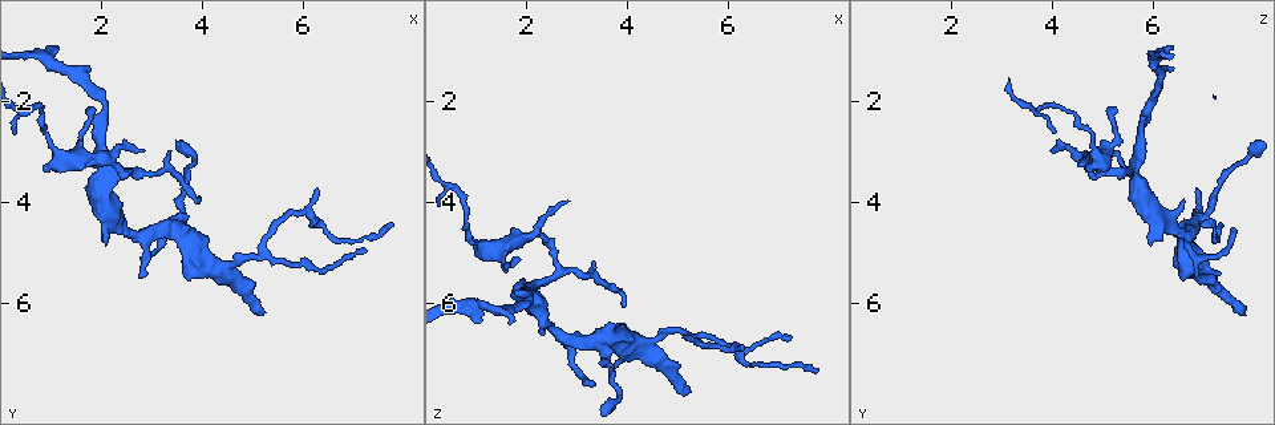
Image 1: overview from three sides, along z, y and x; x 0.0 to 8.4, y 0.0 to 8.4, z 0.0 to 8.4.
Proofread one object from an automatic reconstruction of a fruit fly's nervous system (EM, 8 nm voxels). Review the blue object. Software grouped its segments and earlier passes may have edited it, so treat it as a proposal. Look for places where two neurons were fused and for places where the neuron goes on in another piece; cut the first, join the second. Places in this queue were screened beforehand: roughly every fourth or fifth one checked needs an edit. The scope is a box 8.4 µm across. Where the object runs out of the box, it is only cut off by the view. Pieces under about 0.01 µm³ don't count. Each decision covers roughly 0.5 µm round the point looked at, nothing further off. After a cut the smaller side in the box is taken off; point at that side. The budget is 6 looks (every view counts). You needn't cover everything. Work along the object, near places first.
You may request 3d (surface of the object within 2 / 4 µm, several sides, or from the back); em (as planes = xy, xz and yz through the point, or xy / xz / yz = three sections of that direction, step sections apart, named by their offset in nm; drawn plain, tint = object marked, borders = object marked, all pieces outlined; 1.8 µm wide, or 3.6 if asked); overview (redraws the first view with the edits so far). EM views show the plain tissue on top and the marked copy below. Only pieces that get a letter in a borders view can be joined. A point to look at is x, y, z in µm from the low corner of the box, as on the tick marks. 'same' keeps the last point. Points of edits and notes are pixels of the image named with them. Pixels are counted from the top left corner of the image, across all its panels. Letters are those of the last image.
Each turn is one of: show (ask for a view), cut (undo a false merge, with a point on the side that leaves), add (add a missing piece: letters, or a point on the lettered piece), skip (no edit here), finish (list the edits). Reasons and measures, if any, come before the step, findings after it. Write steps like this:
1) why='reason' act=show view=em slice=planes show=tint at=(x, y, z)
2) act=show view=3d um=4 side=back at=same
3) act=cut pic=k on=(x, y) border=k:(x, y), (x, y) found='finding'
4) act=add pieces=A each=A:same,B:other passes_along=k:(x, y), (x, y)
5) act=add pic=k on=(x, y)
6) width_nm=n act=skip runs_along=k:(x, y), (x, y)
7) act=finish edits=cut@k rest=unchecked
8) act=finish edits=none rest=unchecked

why='a fork' act=show view=3d um=2 at=(2.25, 3.25, 4.70)

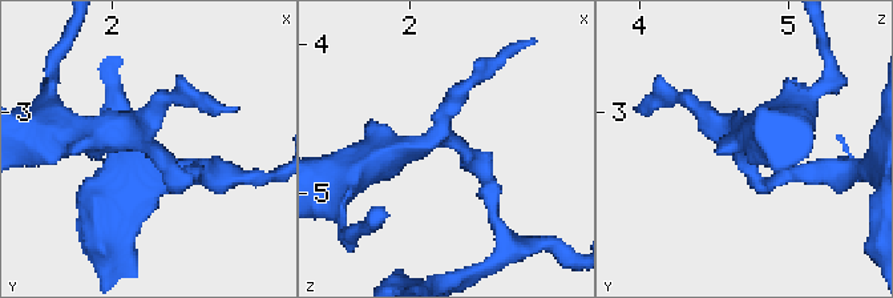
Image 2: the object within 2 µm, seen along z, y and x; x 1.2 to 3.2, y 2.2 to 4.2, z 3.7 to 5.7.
act=show view=em slice=planes show=borders at=(2.24, 3.24, 4.62)

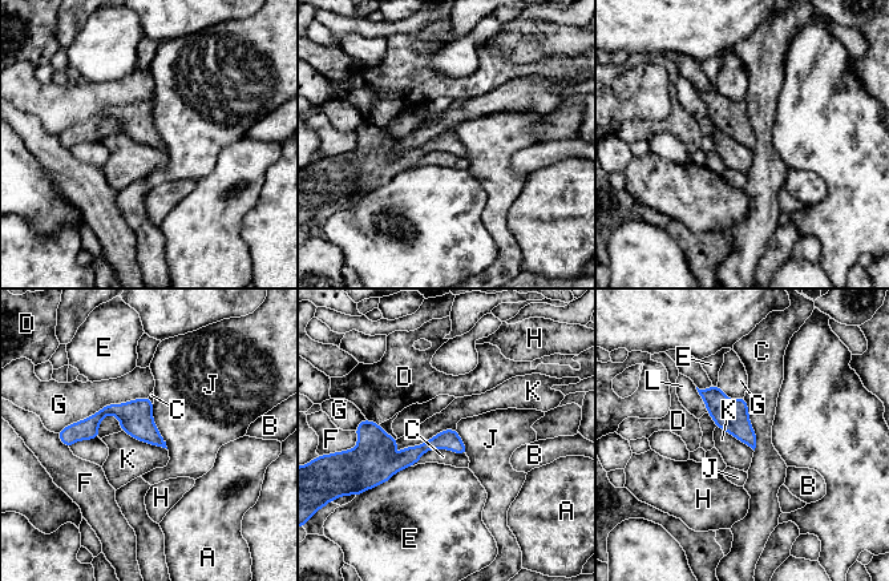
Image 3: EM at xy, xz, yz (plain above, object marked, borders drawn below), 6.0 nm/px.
width_nm=120 act=skip each=A:other,B:other,C:other,D:other,E:other,F:other,G:other,H:other,J:other,K:other,L:other border=3:(455, 430), (443, 430), (388, 458) found='continuous, no second neuron'

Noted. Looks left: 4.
why='thin end' act=show view=3d um=4 at=(7.85, 4.40, 7.30)

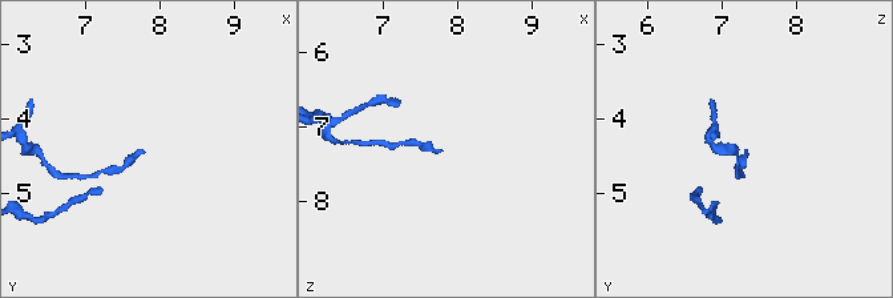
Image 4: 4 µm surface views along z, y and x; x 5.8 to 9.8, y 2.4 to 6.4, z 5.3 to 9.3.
why='shape alone is not enough' act=show view=em slice=planes show=borders at=(7.80, 4.45, 7.35)

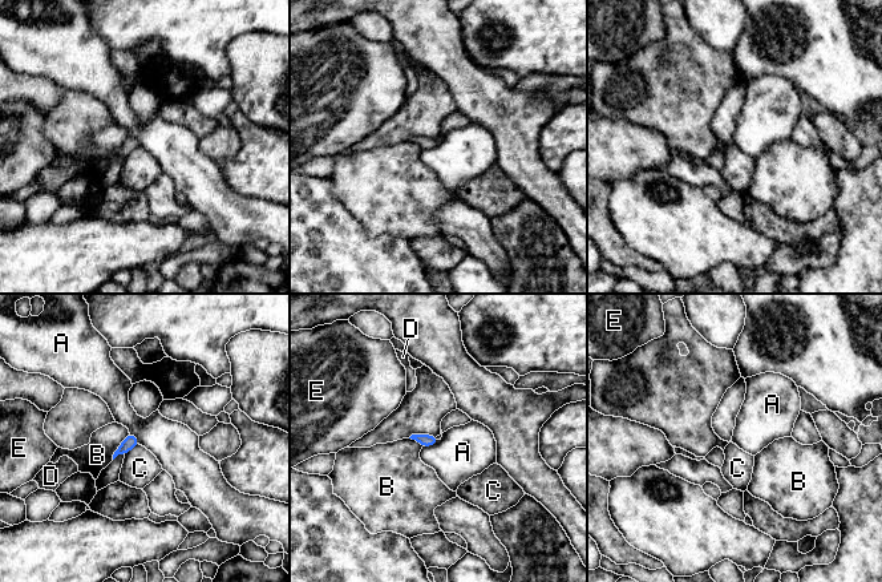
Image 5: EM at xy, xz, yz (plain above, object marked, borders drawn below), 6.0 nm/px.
act=skip each=A:other,B:other,C:other,D:other,E:other border=5:(439, 440), (423, 447) found='no lettered piece goes on from it'

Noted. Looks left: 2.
act=finish edits=none rest=unchecked

